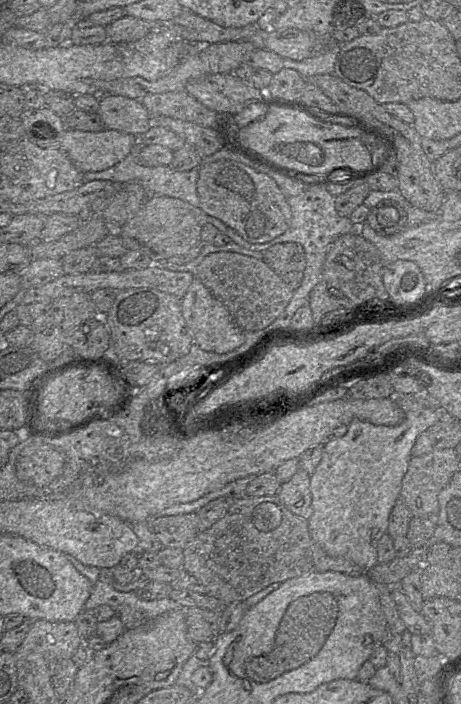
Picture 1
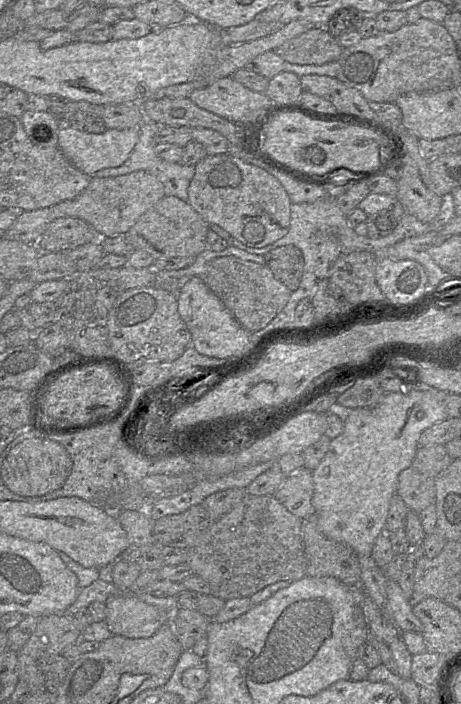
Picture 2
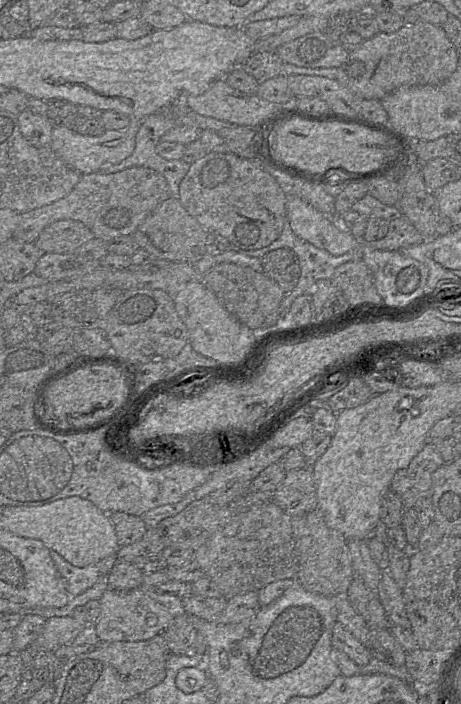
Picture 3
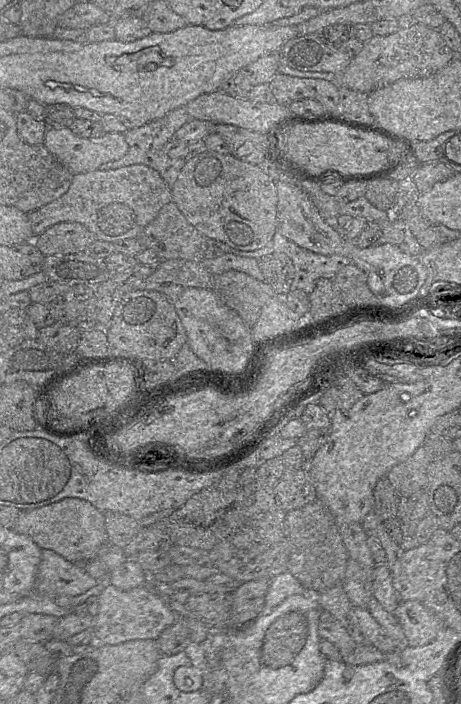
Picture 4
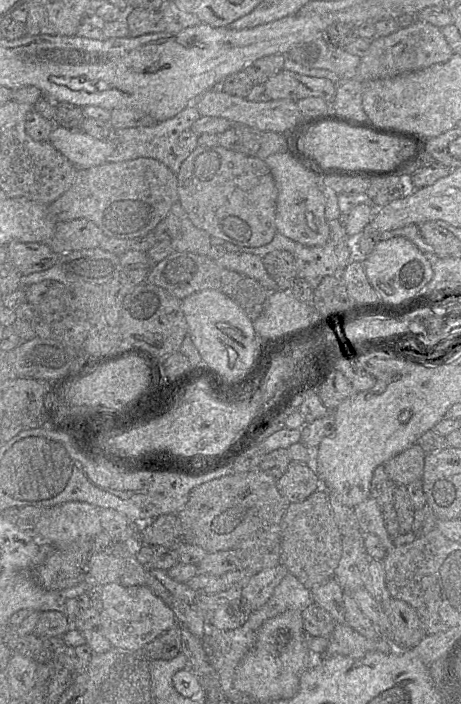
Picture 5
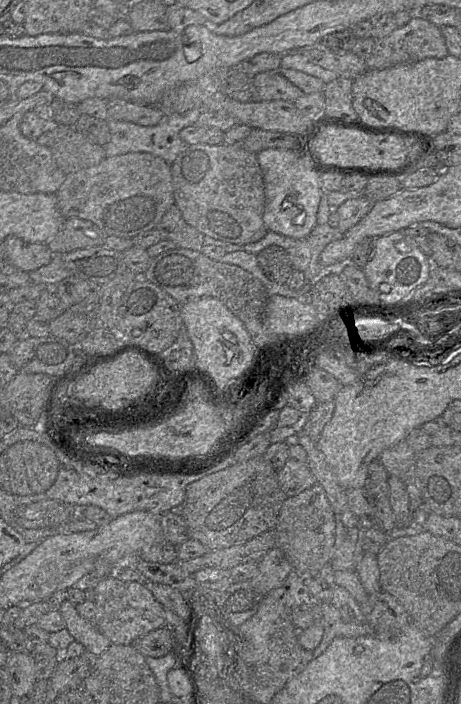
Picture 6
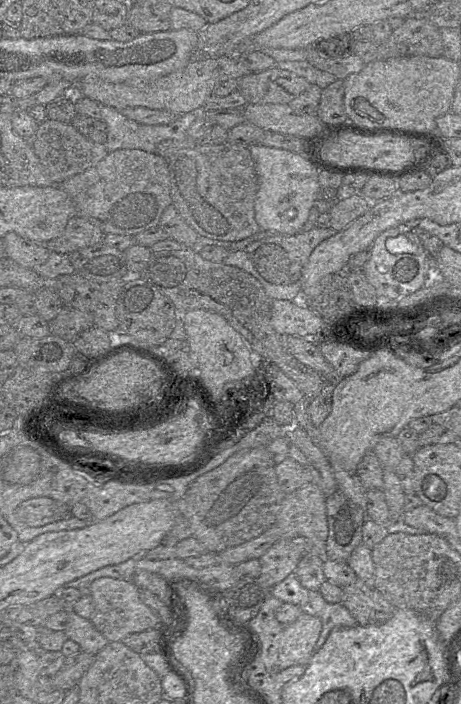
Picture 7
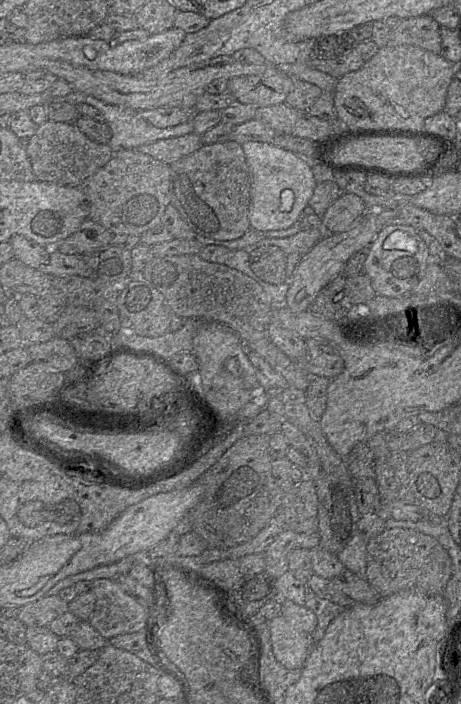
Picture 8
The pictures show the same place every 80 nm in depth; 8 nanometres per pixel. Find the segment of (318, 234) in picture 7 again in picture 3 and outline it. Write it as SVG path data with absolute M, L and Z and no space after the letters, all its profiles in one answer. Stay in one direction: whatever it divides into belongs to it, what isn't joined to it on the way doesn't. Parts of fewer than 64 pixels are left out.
M286 219L286 222L284 224L283 231L281 232L280 236L273 241L270 245L263 247L261 249L257 250L245 250L242 249L234 244L232 244L228 239L225 237L214 234L215 235L215 242L221 243L226 247L226 250L231 250L236 253L249 256L249 257L257 257L262 258L264 255L269 253L272 250L277 250L280 248L289 248L291 249L295 255L297 256L298 263L300 266L300 277L298 280L297 285L294 287L294 289L290 293L285 293L284 298L281 301L281 304L279 306L279 315L288 312L290 309L290 306L292 305L293 301L301 295L305 294L312 294L313 289L315 288L316 282L318 280L322 279L330 279L334 273L334 270L340 266L343 263L352 261L354 259L360 259L358 258L357 252L348 252L346 254L340 255L340 256L334 256L327 252L326 250L319 249L312 245L311 243L301 239L295 233L292 231L289 222Z

